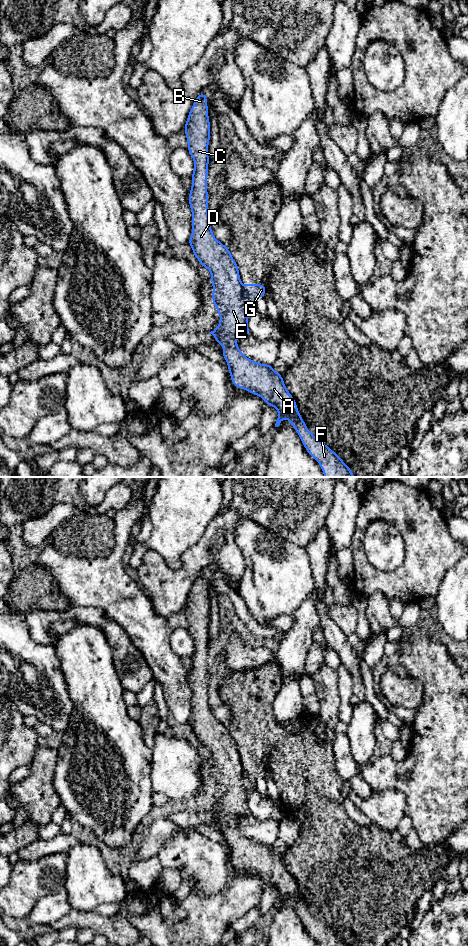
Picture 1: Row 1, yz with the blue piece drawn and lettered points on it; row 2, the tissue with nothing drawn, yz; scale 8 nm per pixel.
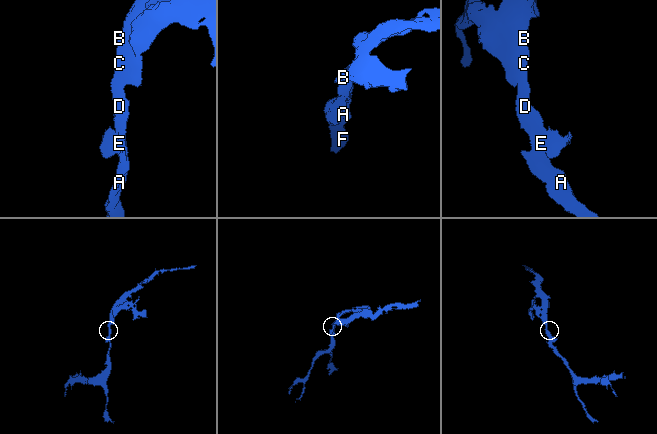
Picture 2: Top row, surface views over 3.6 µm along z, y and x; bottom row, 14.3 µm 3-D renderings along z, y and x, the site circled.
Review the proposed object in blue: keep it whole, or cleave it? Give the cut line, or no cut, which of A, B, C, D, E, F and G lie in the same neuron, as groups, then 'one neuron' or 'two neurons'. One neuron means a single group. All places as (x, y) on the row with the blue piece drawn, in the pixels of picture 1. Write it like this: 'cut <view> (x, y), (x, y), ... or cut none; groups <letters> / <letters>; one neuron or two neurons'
cut yz (242, 286), (242, 302), (247, 316); groups A B C D E F / G; two neurons

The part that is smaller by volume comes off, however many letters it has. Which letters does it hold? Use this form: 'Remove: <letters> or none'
Remove: G

